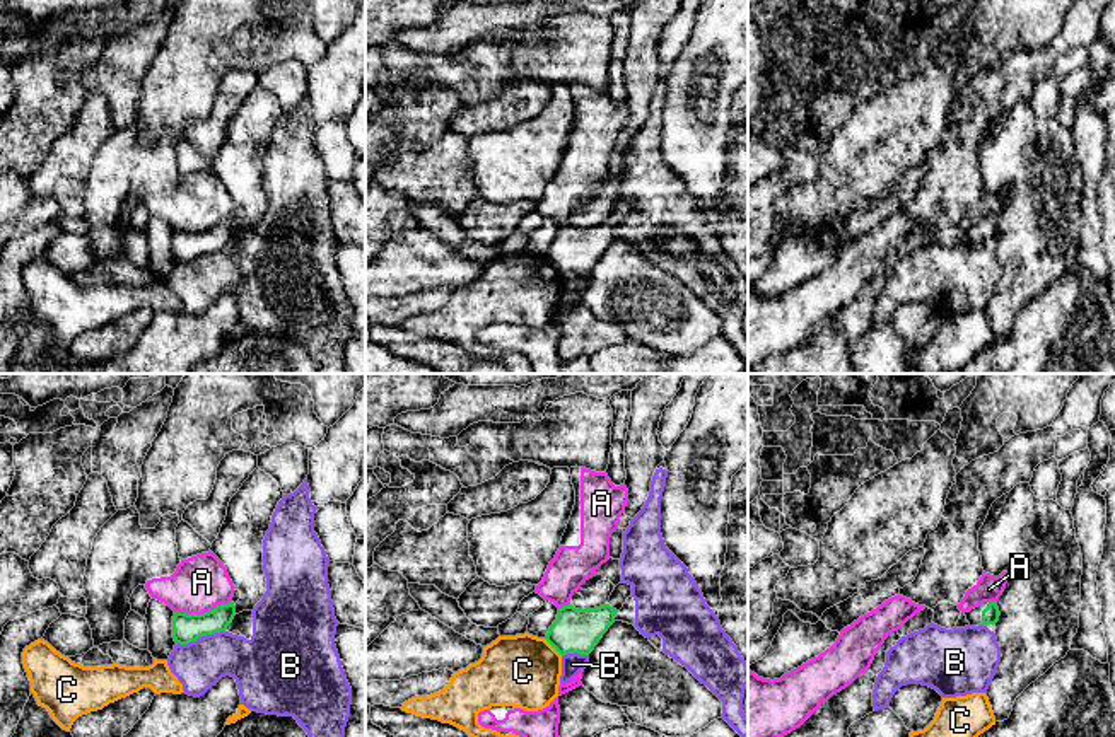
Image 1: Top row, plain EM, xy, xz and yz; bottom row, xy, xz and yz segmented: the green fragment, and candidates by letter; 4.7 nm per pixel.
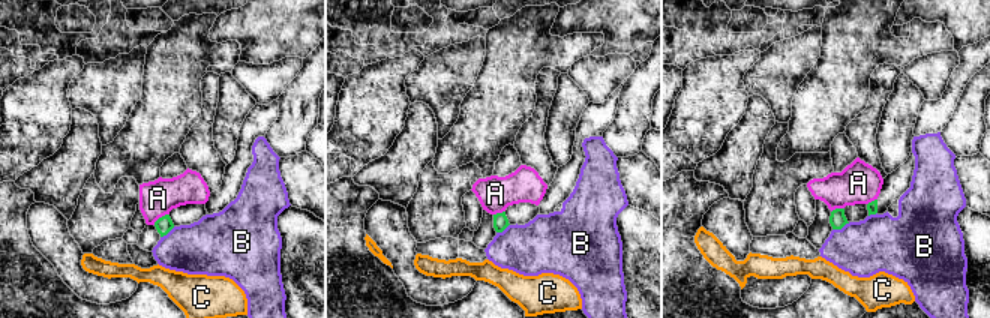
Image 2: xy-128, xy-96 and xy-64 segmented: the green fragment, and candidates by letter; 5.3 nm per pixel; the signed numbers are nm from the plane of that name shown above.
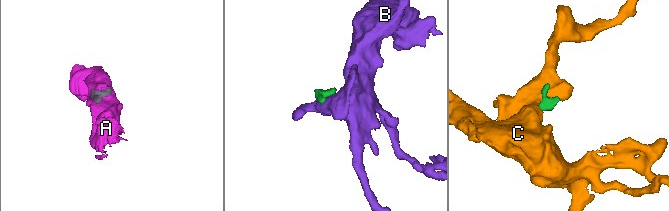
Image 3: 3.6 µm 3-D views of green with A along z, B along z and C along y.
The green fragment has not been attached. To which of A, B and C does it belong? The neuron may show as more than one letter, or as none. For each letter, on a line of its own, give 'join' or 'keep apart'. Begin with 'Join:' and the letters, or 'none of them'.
Join: none of them
A: keep apart
B: keep apart
C: keep apart

